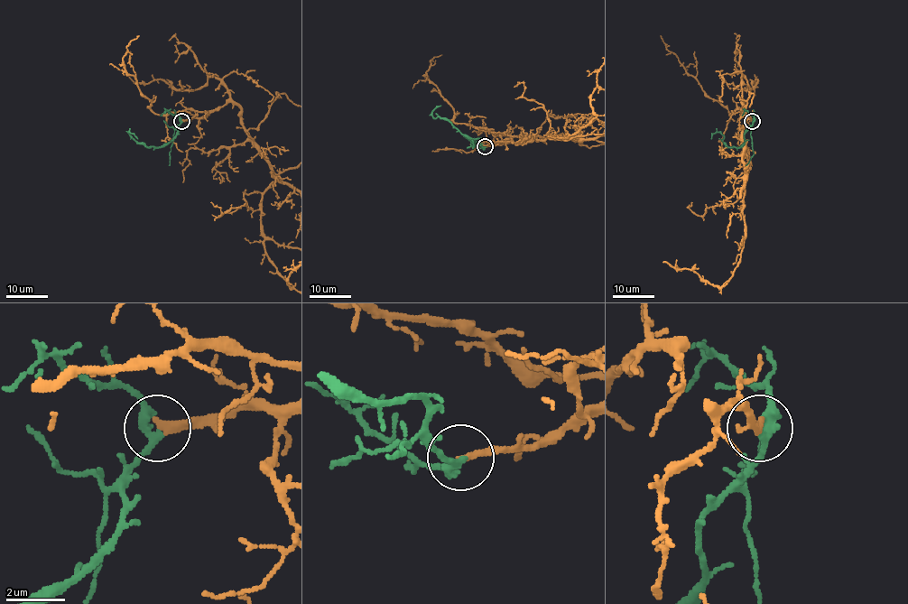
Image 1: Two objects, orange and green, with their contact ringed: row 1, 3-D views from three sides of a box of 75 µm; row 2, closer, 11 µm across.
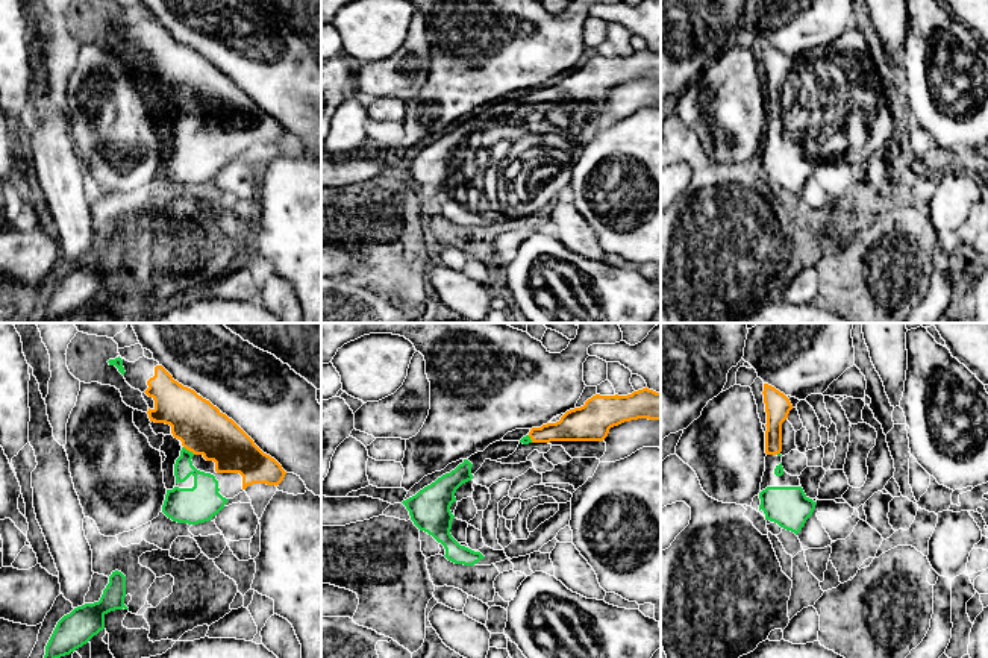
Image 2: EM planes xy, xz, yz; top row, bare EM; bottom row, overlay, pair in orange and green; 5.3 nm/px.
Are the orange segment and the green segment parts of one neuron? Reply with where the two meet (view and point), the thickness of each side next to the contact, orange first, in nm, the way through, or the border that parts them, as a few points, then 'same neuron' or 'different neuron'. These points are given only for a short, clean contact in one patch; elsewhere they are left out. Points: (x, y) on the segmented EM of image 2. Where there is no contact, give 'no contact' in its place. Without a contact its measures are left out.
xy (190, 451) | 260/150 nm | across xy (200, 426), (200, 435), (190, 451), (203, 495) | same neuron

